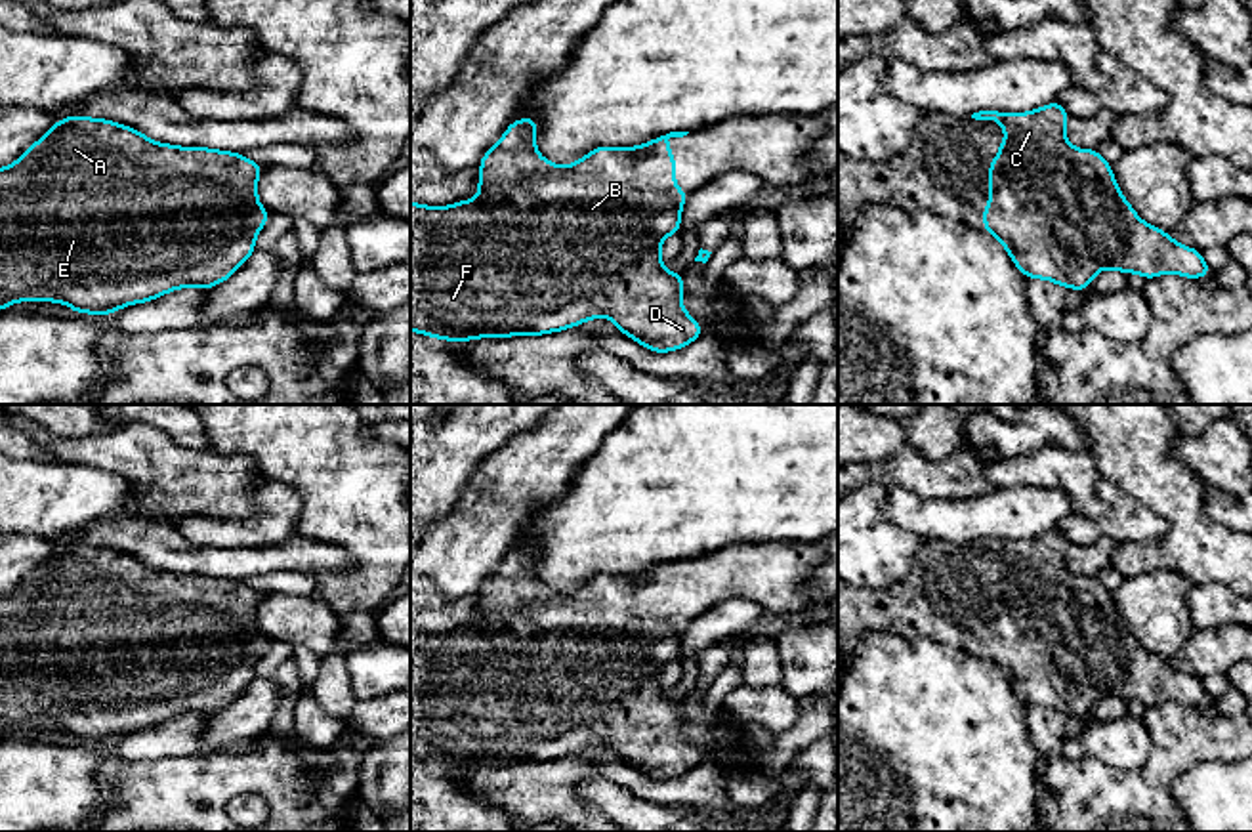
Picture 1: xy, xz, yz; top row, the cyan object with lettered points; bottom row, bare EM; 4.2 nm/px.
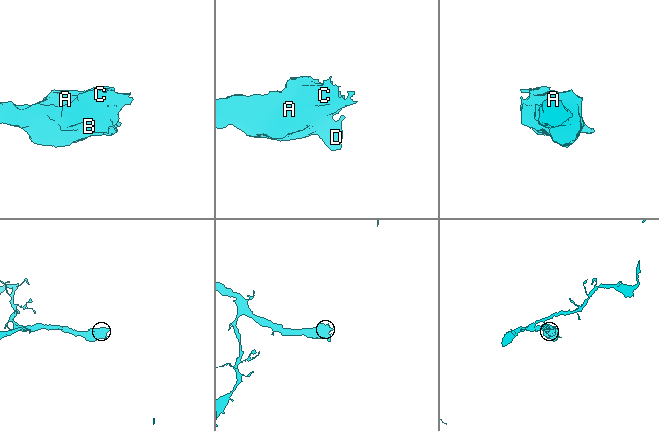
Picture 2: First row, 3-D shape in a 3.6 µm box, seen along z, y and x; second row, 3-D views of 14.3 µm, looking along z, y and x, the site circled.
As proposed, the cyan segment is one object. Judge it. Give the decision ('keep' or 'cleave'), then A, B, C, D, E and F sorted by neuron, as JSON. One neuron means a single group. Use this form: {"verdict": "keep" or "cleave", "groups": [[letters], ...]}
{"verdict": "keep", "groups": [["A", "B", "C", "D", "E", "F"]]}

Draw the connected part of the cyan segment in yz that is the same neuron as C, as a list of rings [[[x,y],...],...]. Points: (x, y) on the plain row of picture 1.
[[[1059,529],[1017,542],[973,540],[1006,557],[998,584],[985,607],[991,628],[983,634],[983,658],[994,662],[1027,706],[1044,706],[1084,719],[1101,697],[1139,700],[1145,708],[1164,700],[1185,706],[1210,704],[1202,679],[1176,670],[1170,660],[1145,651],[1120,620],[1113,593],[1097,576],[1075,576],[1065,563],[1069,540]]]

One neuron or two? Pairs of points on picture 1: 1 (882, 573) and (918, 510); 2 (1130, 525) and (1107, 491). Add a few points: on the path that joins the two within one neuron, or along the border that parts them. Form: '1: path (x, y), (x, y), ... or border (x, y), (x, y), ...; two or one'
1: border (886, 489), (882, 512), (924, 540); two
2: path (1126, 518), (1115, 499); one

